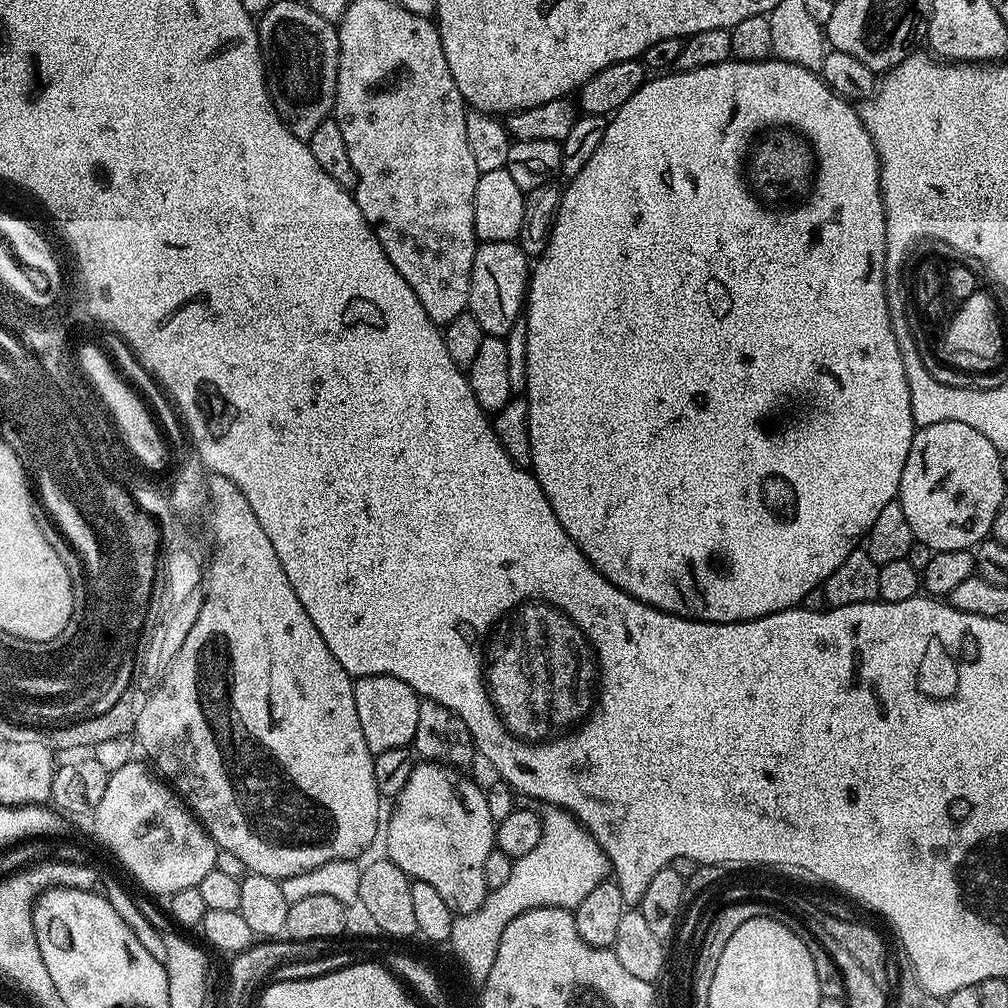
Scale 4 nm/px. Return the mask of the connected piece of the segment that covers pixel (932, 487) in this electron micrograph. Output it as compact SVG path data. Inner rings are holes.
M934 422L925 428L917 427L910 446L910 454L906 458L906 466L902 470L902 482L900 483L900 494L898 497L898 503L906 513L906 520L910 522L910 530L913 537L919 543L930 546L933 552L962 550L963 548L975 549L980 541L991 533L994 526L994 518L998 514L998 506L1002 506L1002 498L1006 494L1006 488L1004 488L1004 464L1000 459L1002 459L1002 453L1000 449L994 446L994 442L990 442L990 438L986 438L986 434L974 430L974 426L966 426L966 422Z

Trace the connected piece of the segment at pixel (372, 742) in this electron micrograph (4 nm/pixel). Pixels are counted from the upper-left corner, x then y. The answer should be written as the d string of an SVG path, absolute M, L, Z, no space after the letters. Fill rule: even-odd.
M362 676L353 683L352 689L362 734L374 754L415 741L421 697L410 685L393 676Z

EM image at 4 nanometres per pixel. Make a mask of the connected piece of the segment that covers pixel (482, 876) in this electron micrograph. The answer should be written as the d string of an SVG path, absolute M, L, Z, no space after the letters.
M436 760L416 762L410 778L394 797L396 805L392 817L387 817L382 832L384 844L388 847L387 859L393 860L413 881L422 880L440 892L449 907L460 914L477 912L484 905L489 894L486 886L486 858L490 858L496 842L497 821L492 819L488 794L479 788L461 769L451 764L440 764Z

